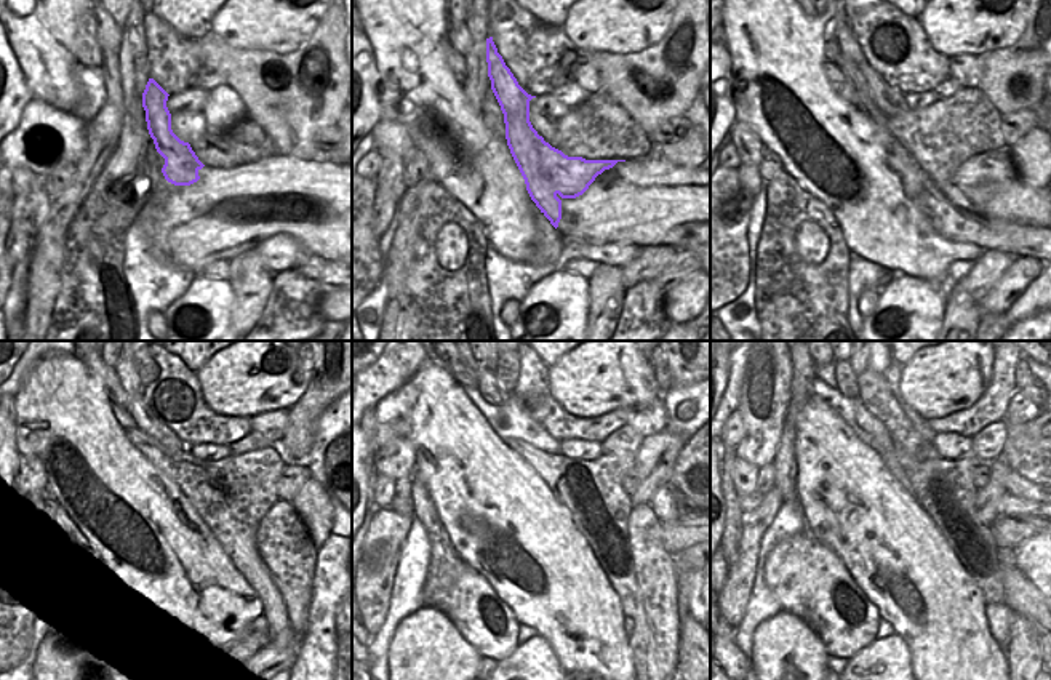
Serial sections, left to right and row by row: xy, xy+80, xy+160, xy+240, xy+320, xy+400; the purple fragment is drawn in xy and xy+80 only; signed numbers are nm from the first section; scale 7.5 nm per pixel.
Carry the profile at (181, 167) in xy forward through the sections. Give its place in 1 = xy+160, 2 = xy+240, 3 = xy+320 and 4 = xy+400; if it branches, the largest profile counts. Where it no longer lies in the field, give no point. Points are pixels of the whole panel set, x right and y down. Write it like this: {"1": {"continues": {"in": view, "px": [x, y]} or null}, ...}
{"1": {"continues": {"in": "xy+160", "px": [991, 172]}}, "2": {"continues": {"in": "xy+240", "px": [282, 541]}}, "3": {"continues": {"in": "xy+320", "px": [655, 568]}}, "4": {"continues": {"in": "xy+400", "px": [1024, 655]}}}

